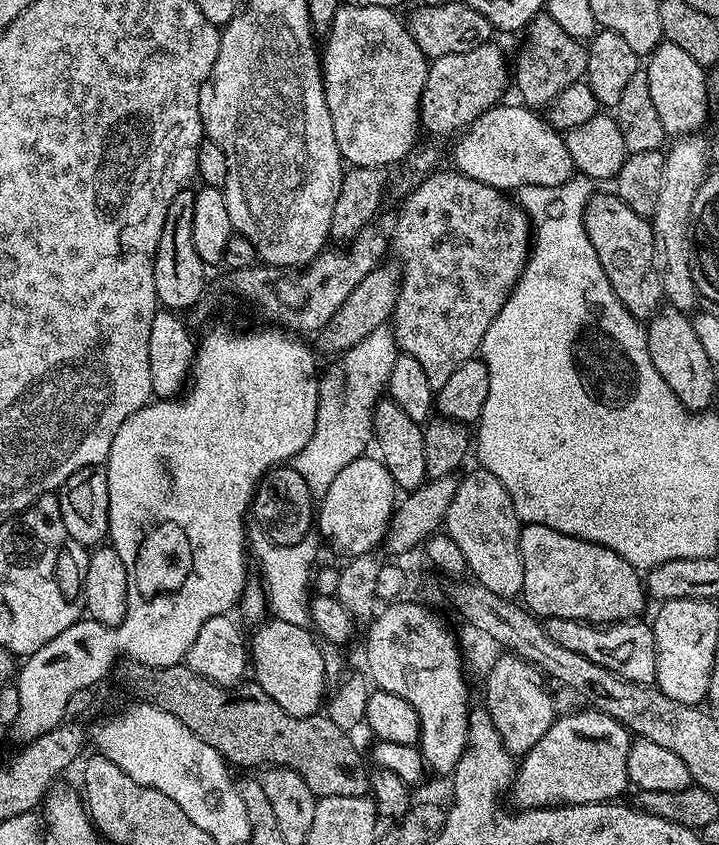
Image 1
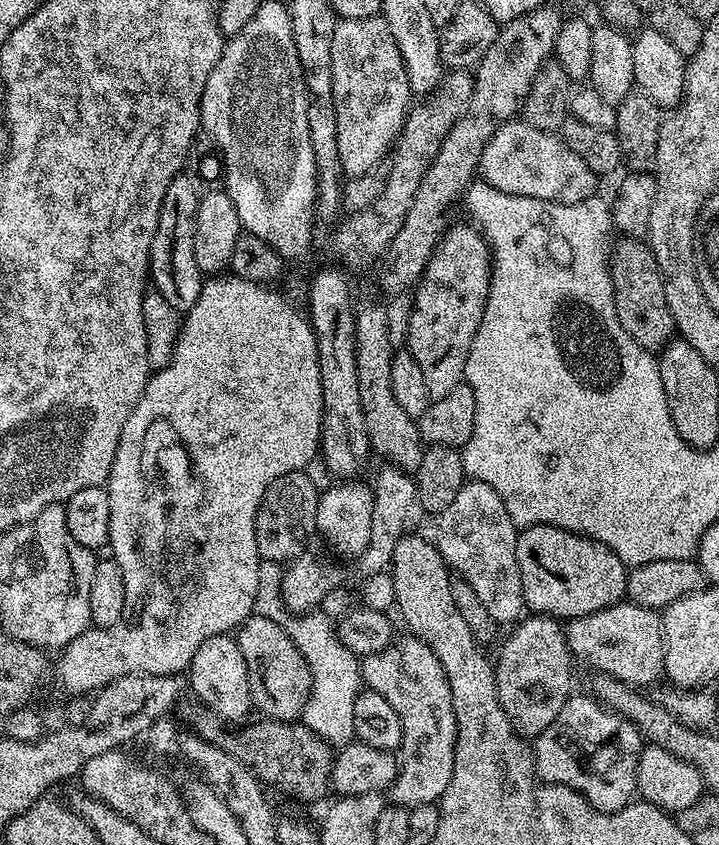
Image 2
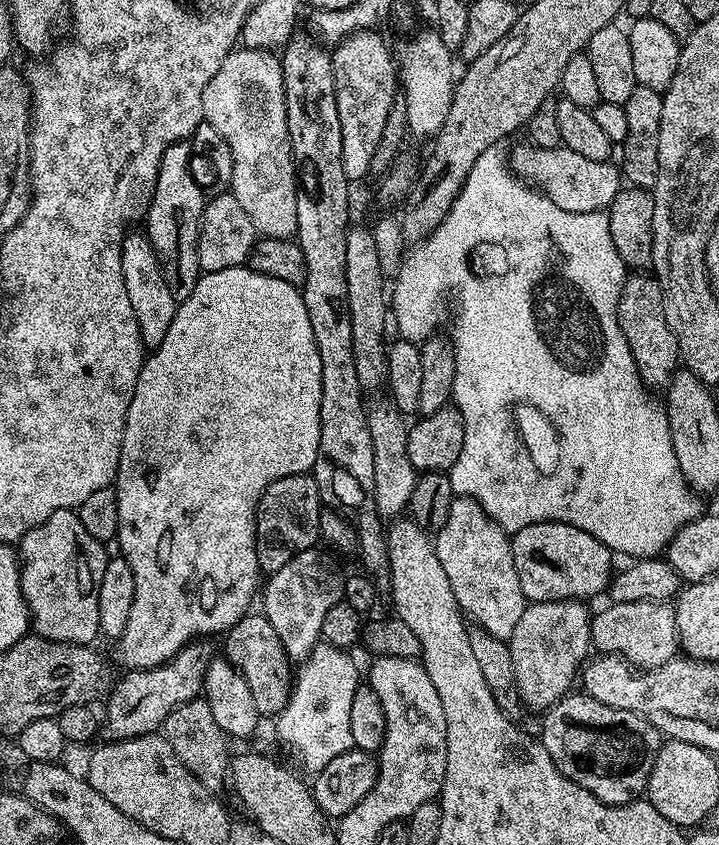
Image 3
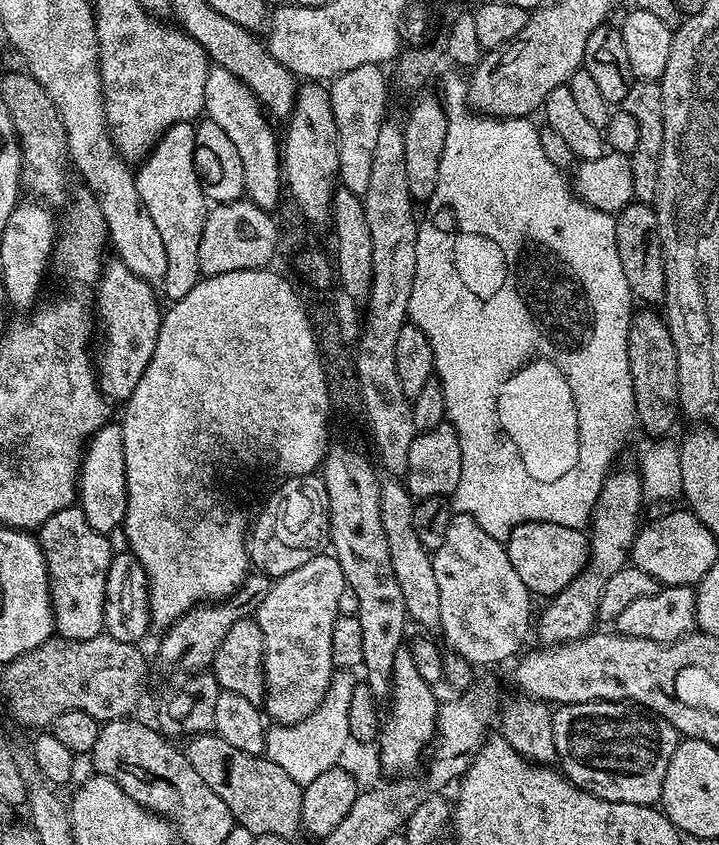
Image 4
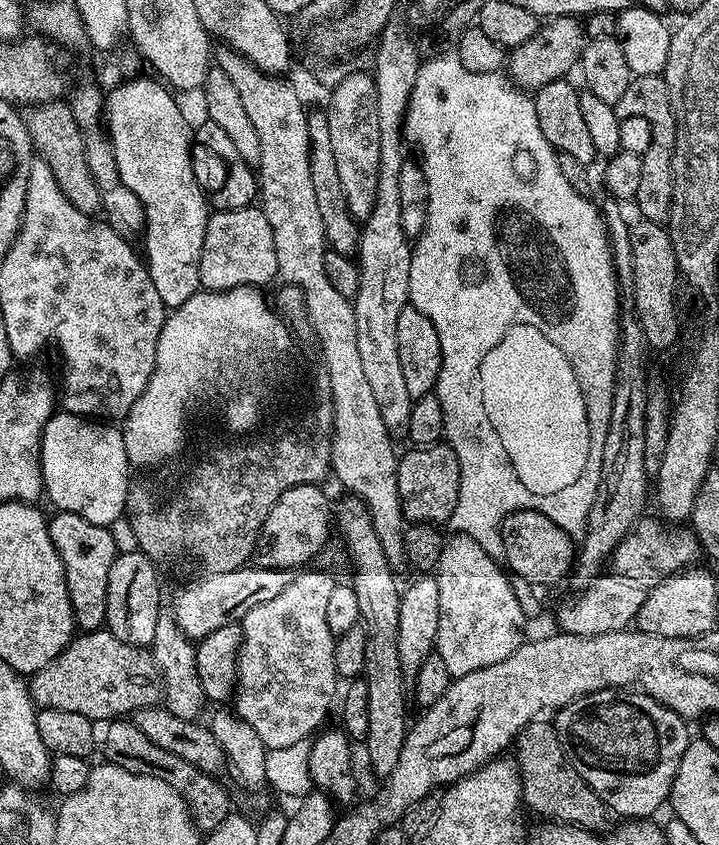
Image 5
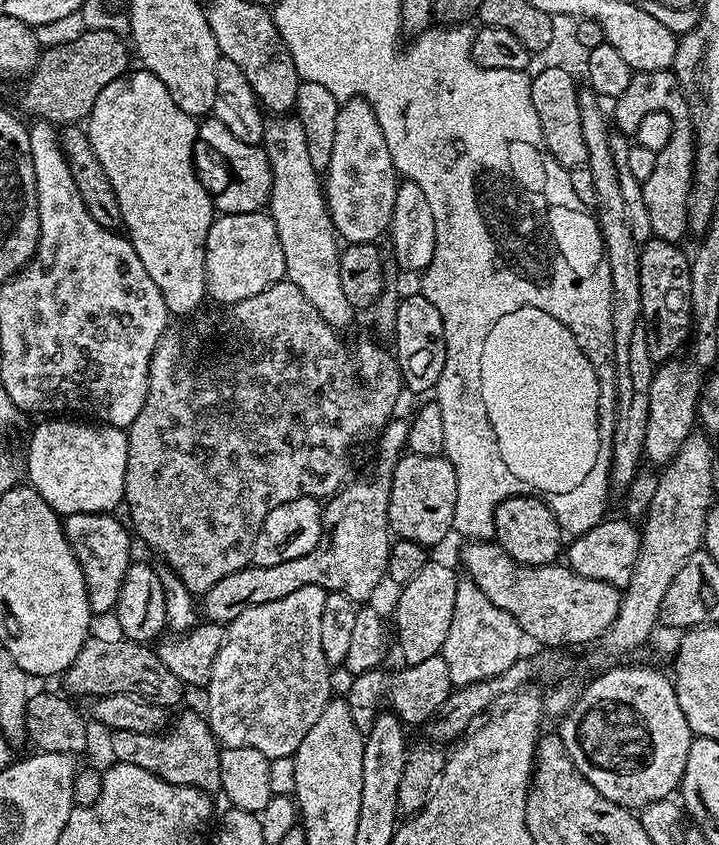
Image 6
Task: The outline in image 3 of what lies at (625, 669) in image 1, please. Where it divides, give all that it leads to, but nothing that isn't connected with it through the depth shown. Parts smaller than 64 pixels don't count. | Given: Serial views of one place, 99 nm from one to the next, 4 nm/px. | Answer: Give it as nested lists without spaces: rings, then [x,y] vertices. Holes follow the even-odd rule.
[[[668,602],[609,603],[592,616],[592,648],[605,656],[621,656],[634,668],[666,666],[681,651],[676,609]]]

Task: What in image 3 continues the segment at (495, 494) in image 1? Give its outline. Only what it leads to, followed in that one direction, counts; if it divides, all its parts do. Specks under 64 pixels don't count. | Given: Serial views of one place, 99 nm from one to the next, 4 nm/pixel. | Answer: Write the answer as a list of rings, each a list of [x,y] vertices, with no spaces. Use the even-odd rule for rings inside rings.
[[[456,496],[446,518],[446,526],[435,533],[434,543],[438,562],[442,562],[446,578],[450,578],[450,590],[454,590],[461,613],[475,627],[506,642],[514,634],[514,626],[518,626],[518,618],[522,618],[526,607],[522,586],[518,582],[518,570],[514,570],[509,533],[488,517],[477,500]]]

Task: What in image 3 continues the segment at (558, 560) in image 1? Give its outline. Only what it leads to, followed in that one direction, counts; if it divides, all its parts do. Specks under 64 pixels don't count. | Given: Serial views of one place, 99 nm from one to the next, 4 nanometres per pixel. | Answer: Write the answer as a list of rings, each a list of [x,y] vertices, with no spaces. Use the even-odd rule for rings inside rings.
[[[538,522],[511,533],[510,539],[514,554],[514,570],[518,570],[518,582],[522,586],[525,601],[579,600],[588,602],[591,596],[609,591],[614,575],[614,567],[612,568],[614,553],[605,544],[598,542],[598,538],[586,534],[586,530],[578,530],[578,526],[558,522]]]

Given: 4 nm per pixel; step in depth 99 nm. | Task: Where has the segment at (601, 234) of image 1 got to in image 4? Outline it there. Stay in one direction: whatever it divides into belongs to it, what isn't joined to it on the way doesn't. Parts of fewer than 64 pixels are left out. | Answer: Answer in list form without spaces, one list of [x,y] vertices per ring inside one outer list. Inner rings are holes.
[[[640,310],[633,315],[632,325],[628,331],[628,357],[630,358],[630,374],[632,375],[632,385],[634,386],[634,402],[636,403],[636,419],[639,427],[644,427],[645,432],[650,438],[664,438],[669,434],[668,431],[676,424],[676,419],[681,419],[682,413],[680,410],[680,387],[678,386],[678,358],[676,357],[676,351],[674,350],[674,342],[670,338],[670,330],[668,329],[665,317],[656,310]]]

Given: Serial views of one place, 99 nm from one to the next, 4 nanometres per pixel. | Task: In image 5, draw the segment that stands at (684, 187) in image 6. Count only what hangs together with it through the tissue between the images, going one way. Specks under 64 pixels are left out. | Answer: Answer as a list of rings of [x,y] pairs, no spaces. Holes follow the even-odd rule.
[[[663,75],[633,76],[630,86],[626,86],[622,98],[618,98],[614,107],[620,121],[637,116],[646,118],[646,122],[650,122],[650,146],[646,146],[643,156],[640,157],[642,178],[638,181],[638,194],[634,204],[635,207],[640,207],[639,215],[643,219],[664,224],[672,205],[672,159],[676,145],[676,119],[674,110],[670,106]]]

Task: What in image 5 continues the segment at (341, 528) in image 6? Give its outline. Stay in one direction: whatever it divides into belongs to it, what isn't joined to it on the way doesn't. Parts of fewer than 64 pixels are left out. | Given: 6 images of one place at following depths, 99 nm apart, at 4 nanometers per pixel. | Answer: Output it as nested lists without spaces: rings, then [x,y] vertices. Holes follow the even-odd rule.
[[[245,566],[226,574],[204,574],[199,578],[201,580],[186,585],[170,605],[172,616],[178,622],[182,634],[186,634],[193,642],[214,634],[214,630],[222,630],[222,626],[243,621],[245,614],[254,610],[254,606],[270,602],[270,598],[282,594],[282,590],[286,590],[292,581],[293,573],[283,568]]]

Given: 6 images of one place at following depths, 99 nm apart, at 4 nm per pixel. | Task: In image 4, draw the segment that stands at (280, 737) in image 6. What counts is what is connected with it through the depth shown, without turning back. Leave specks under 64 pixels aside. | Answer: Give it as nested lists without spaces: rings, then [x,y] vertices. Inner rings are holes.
[[[321,554],[310,558],[310,562],[305,562],[302,566],[298,566],[298,570],[290,570],[290,574],[273,579],[272,589],[269,590],[266,594],[266,598],[262,598],[262,602],[256,607],[254,619],[256,625],[262,630],[262,642],[264,643],[264,702],[262,708],[269,721],[275,722],[277,725],[302,722],[302,720],[310,715],[311,712],[319,706],[319,703],[322,702],[323,696],[326,694],[327,688],[330,686],[334,675],[334,665],[332,655],[330,654],[330,633],[334,630],[336,617],[340,615],[338,598],[341,597],[344,586],[342,566],[336,560],[335,555]]]

